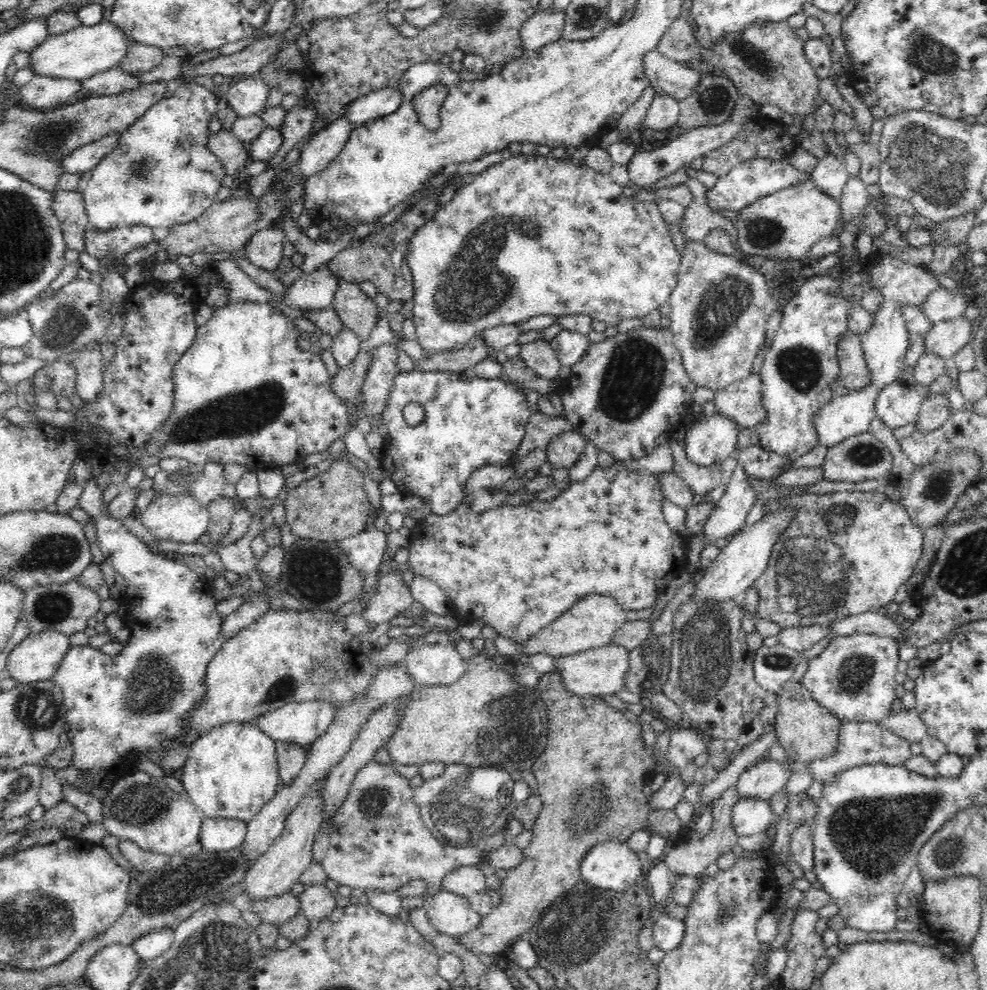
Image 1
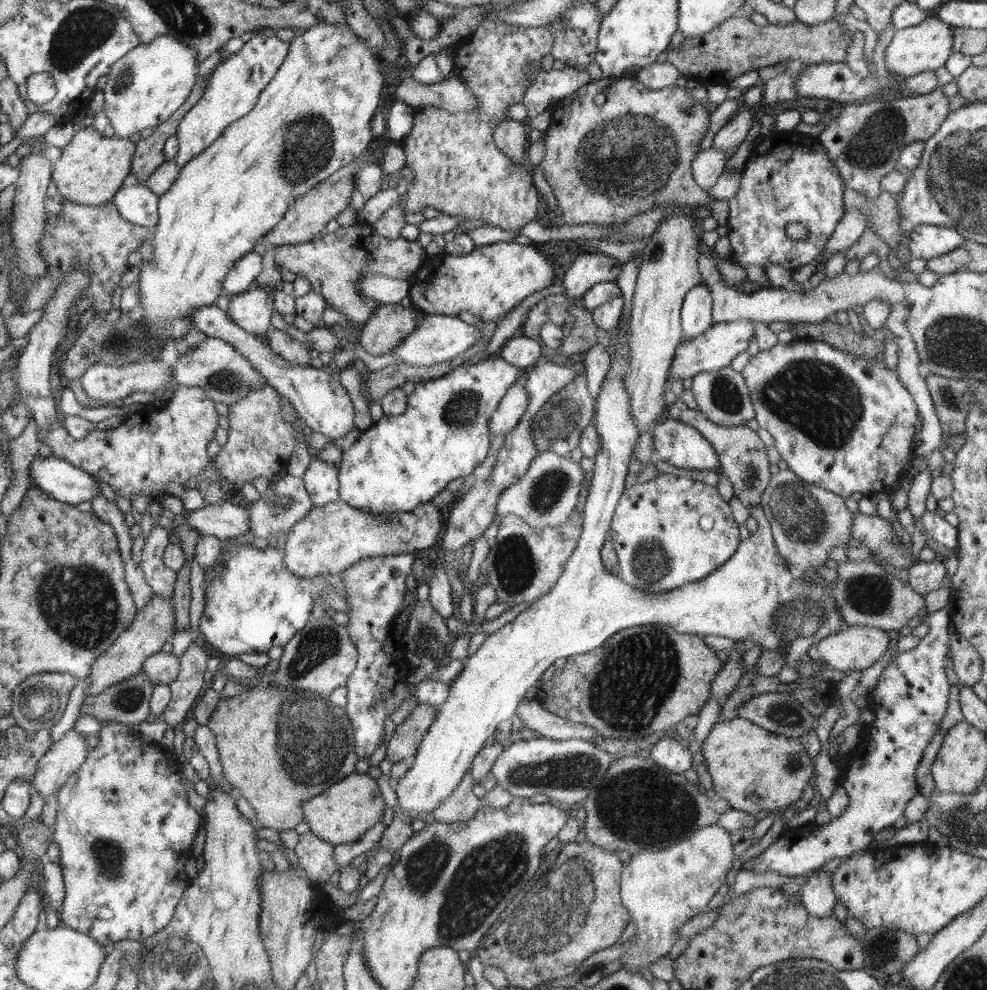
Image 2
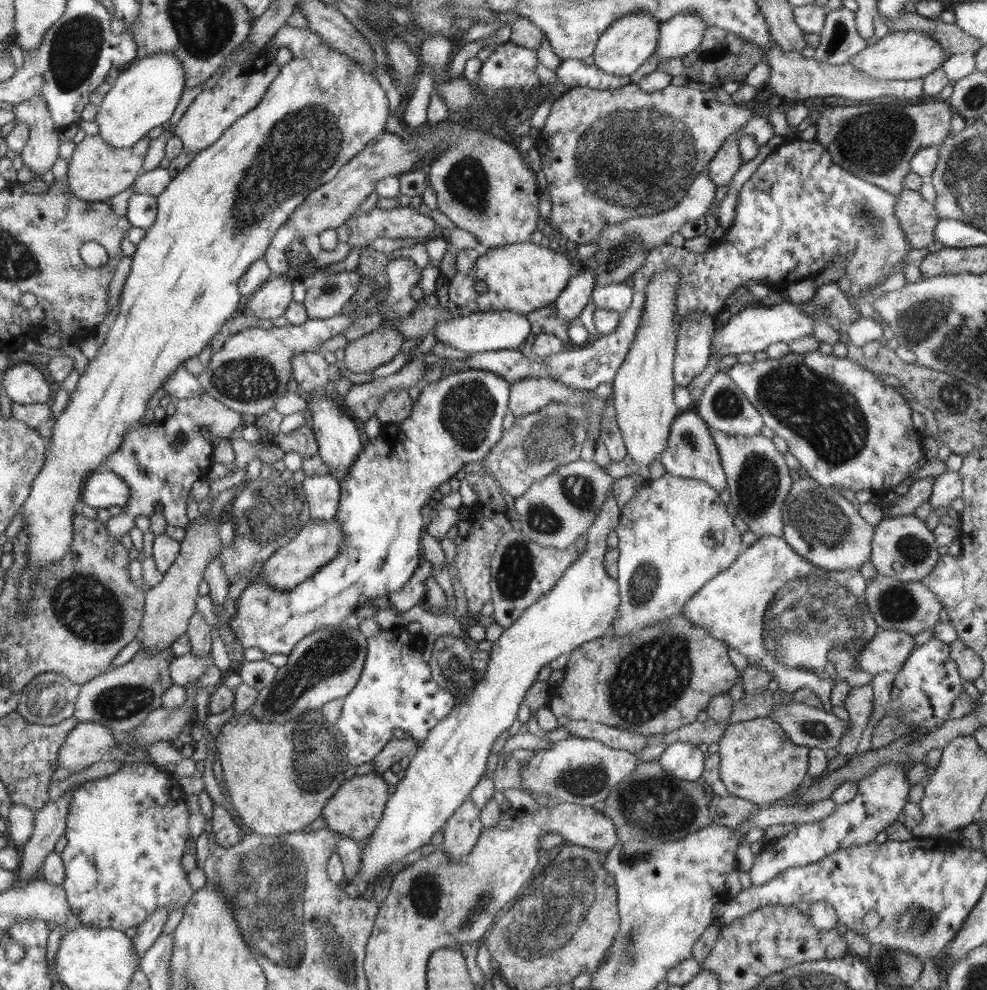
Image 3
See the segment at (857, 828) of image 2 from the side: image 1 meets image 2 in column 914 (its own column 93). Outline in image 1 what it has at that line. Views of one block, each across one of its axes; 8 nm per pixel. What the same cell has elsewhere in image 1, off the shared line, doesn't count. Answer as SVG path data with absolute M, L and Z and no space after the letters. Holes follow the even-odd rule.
M102 515L98 520L95 521L95 530L97 532L97 545L101 552L105 556L107 562L110 562L115 570L120 573L122 578L125 580L126 584L126 606L130 606L130 616L128 616L128 621L125 622L126 627L130 629L131 635L125 647L122 648L120 654L116 656L108 656L106 653L102 652L101 649L92 648L88 644L84 646L72 646L68 649L65 656L62 657L62 662L58 667L58 670L53 674L51 681L57 684L61 691L63 692L66 716L67 720L66 726L69 727L67 733L73 744L73 758L72 766L84 770L85 772L91 773L89 778L89 783L86 787L78 788L80 792L88 792L93 794L96 798L100 800L105 799L109 793L109 788L115 784L115 782L121 776L124 776L130 771L136 770L132 762L127 761L126 753L135 750L139 753L147 752L148 748L159 749L162 746L162 740L173 741L176 743L186 743L186 745L191 746L191 744L206 730L191 730L187 726L187 716L189 712L198 704L203 701L206 694L206 669L209 665L210 660L214 658L214 655L222 648L222 644L226 642L226 637L222 637L221 628L223 625L223 618L217 610L215 610L215 604L218 602L212 596L206 596L206 590L204 588L196 588L196 582L198 582L198 575L194 573L189 567L184 563L167 558L160 551L154 552L148 549L146 543L142 539L138 538L133 533L130 533L126 529L126 525L122 523L122 519L116 519L112 517L107 517Z

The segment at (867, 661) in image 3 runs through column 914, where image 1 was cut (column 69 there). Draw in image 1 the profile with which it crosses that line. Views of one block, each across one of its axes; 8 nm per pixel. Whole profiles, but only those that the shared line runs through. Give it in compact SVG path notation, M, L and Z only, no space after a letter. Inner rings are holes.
M55 630L30 633L9 653L4 675L14 678L16 683L48 680L58 670L62 657L70 648L70 636Z

